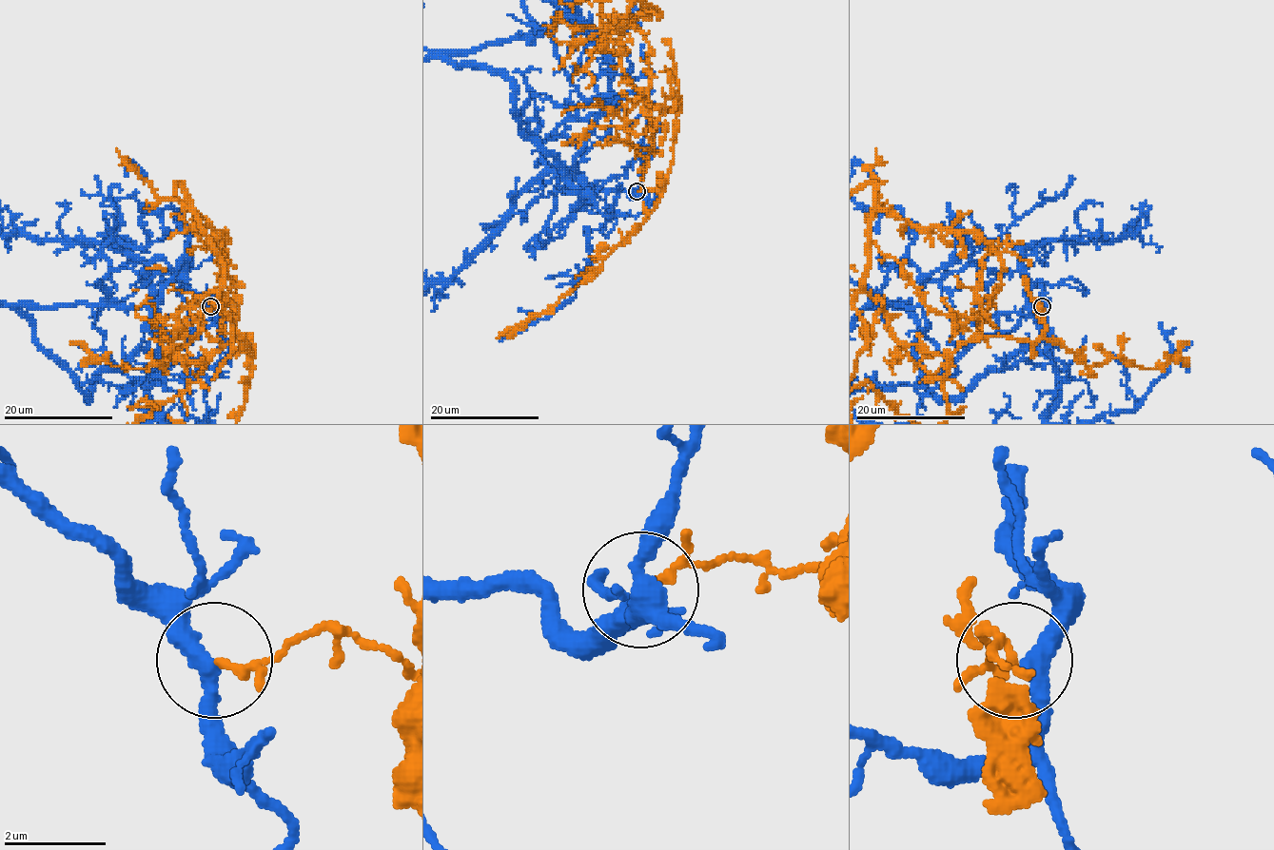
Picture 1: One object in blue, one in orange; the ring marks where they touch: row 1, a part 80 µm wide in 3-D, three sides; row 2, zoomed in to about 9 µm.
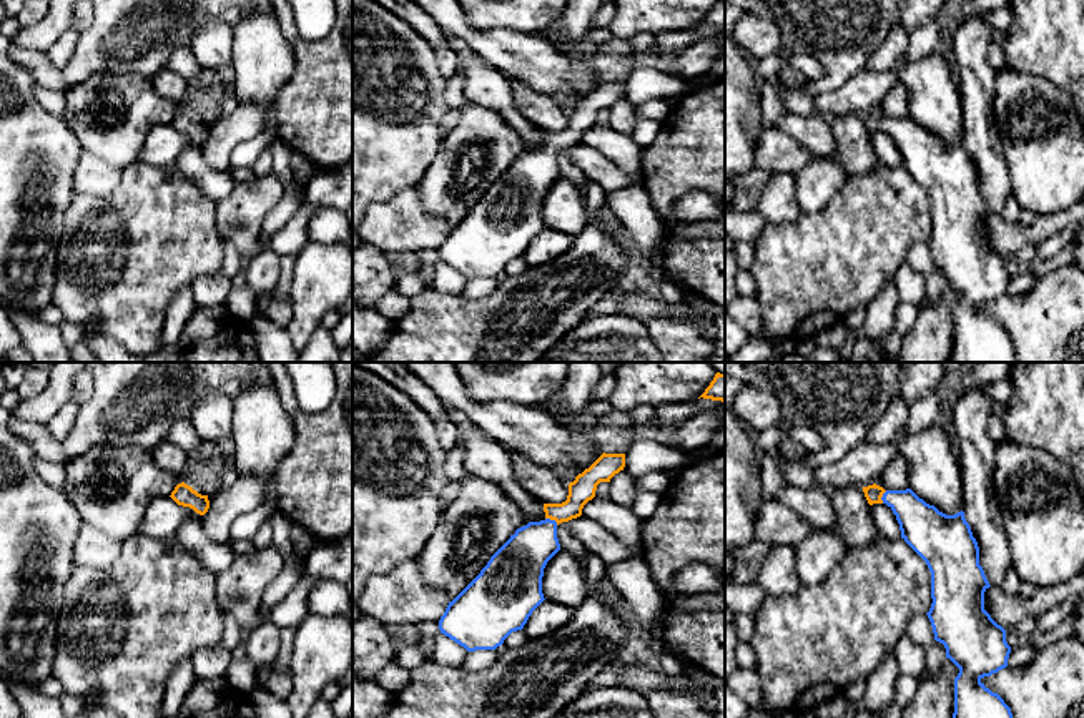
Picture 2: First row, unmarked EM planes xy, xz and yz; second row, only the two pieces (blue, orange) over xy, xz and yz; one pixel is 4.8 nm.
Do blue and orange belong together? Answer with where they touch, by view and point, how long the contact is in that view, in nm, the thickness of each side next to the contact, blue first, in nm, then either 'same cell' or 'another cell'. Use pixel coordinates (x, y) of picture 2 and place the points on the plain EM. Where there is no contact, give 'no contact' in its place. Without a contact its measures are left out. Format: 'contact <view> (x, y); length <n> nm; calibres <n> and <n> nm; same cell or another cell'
contact xz (552, 148); length 70 nm; calibres 240 and 120 nm; another cell

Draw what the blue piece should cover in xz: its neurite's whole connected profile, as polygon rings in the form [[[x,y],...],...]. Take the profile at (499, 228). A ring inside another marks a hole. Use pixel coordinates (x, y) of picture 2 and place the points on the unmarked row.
[[[529,150],[490,184],[480,201],[452,228],[439,248],[439,258],[467,279],[495,278],[545,228],[542,204],[547,189],[560,178],[557,150]]]

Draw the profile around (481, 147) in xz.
[[[466,103],[419,183],[426,213],[442,218],[452,229],[529,150],[495,110]]]

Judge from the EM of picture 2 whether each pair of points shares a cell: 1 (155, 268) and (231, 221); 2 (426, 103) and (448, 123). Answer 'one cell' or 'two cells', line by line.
1: two cells
2: two cells

